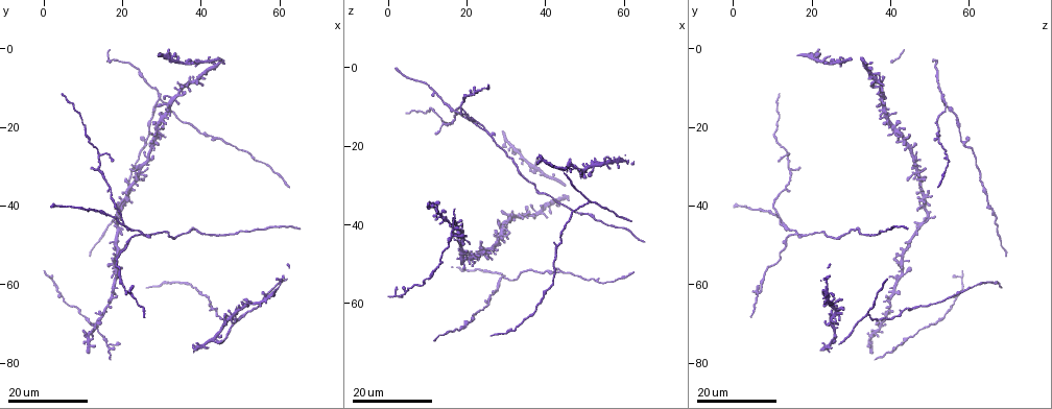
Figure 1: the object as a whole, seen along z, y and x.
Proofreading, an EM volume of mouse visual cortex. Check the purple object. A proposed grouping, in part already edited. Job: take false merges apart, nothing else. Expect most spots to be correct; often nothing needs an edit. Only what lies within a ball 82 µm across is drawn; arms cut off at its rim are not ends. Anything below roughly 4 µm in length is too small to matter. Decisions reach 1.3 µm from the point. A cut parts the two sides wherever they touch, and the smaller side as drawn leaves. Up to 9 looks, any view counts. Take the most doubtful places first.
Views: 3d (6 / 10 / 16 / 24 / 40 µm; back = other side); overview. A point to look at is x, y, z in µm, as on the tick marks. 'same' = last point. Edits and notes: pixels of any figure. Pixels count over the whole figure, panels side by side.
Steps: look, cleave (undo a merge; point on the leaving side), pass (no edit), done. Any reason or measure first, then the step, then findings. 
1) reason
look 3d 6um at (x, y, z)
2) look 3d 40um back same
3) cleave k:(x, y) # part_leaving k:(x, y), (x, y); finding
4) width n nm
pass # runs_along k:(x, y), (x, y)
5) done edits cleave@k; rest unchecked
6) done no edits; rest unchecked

three-way junction
look 3d 16um at (20.5, 45.5, 12.5)

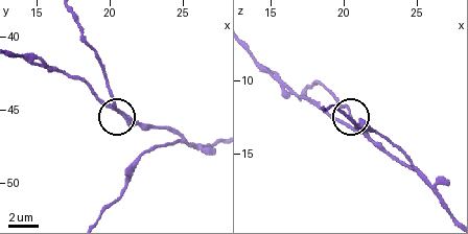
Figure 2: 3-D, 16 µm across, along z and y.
look 3d 10um same

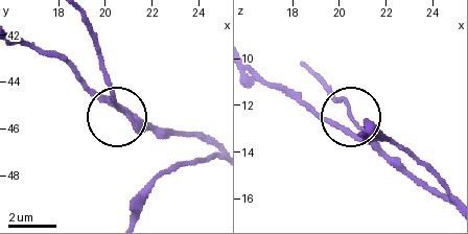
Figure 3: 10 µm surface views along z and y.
arms 3
pass # runs_along 3:(446, 201), (410, 181), (356, 126), (332, 124), (298, 102); all the same neuron

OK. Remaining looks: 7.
two arms in line, one across
look 3d 16um at (29.5, 13.0, 53.5)

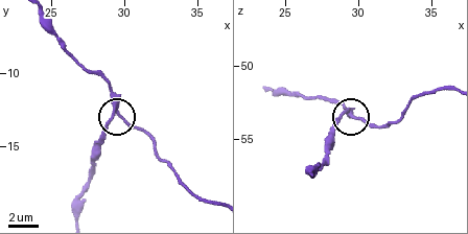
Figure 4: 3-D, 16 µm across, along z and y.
look 3d 6um at (29.2, 12.8, 53.2)

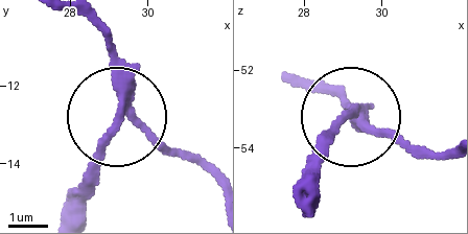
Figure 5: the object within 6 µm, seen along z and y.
side_arm 168 um
cleave 5:(109, 139) # part_leaving 5:(125, 90), (86, 216); a second neuron is stuck on

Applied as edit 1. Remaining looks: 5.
three arms meet
look 3d 24um at (17.0, 36.5, 12.0)

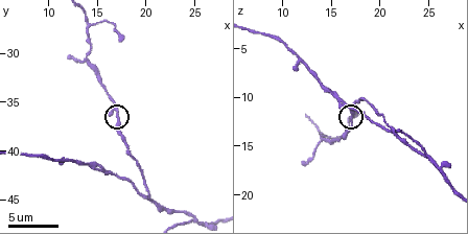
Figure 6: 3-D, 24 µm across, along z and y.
look 3d 10um at (17.0, 36.2, 12.8)

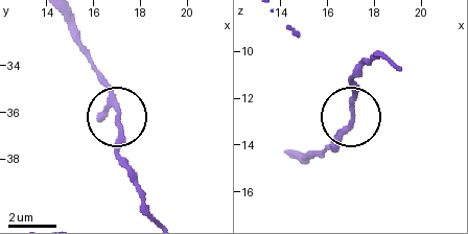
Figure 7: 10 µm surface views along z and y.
arms 3
pass # runs_along 7:(156, 216), (124, 156), (120, 114), (112, 90), (98, 74); all the same neuron

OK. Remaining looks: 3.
sudden change in width
look 3d 16um at (53.5, 28.5, 55.0)

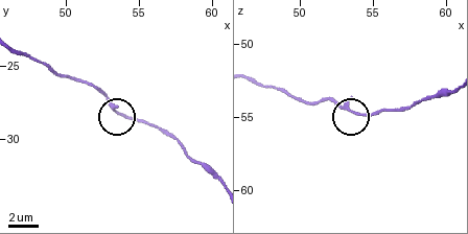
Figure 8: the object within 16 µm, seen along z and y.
closer look
look 3d 10um at (53.8, 28.4, 54.8)

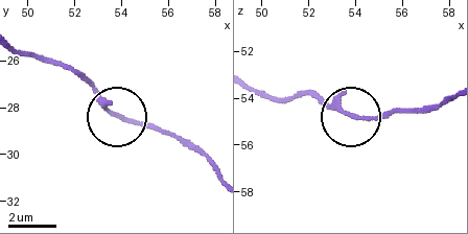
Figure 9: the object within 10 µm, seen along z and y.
look 3d 6um at (53.7, 28.4, 54.7)

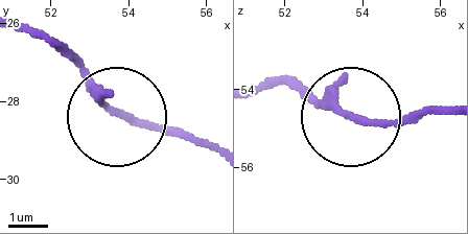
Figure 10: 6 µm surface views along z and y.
arms 3
pass # runs_along 10:(19, 27), (49, 38), (129, 120), (209, 140); continuous, no second neuron

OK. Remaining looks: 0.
done edits cleave@5; rest unchecked

